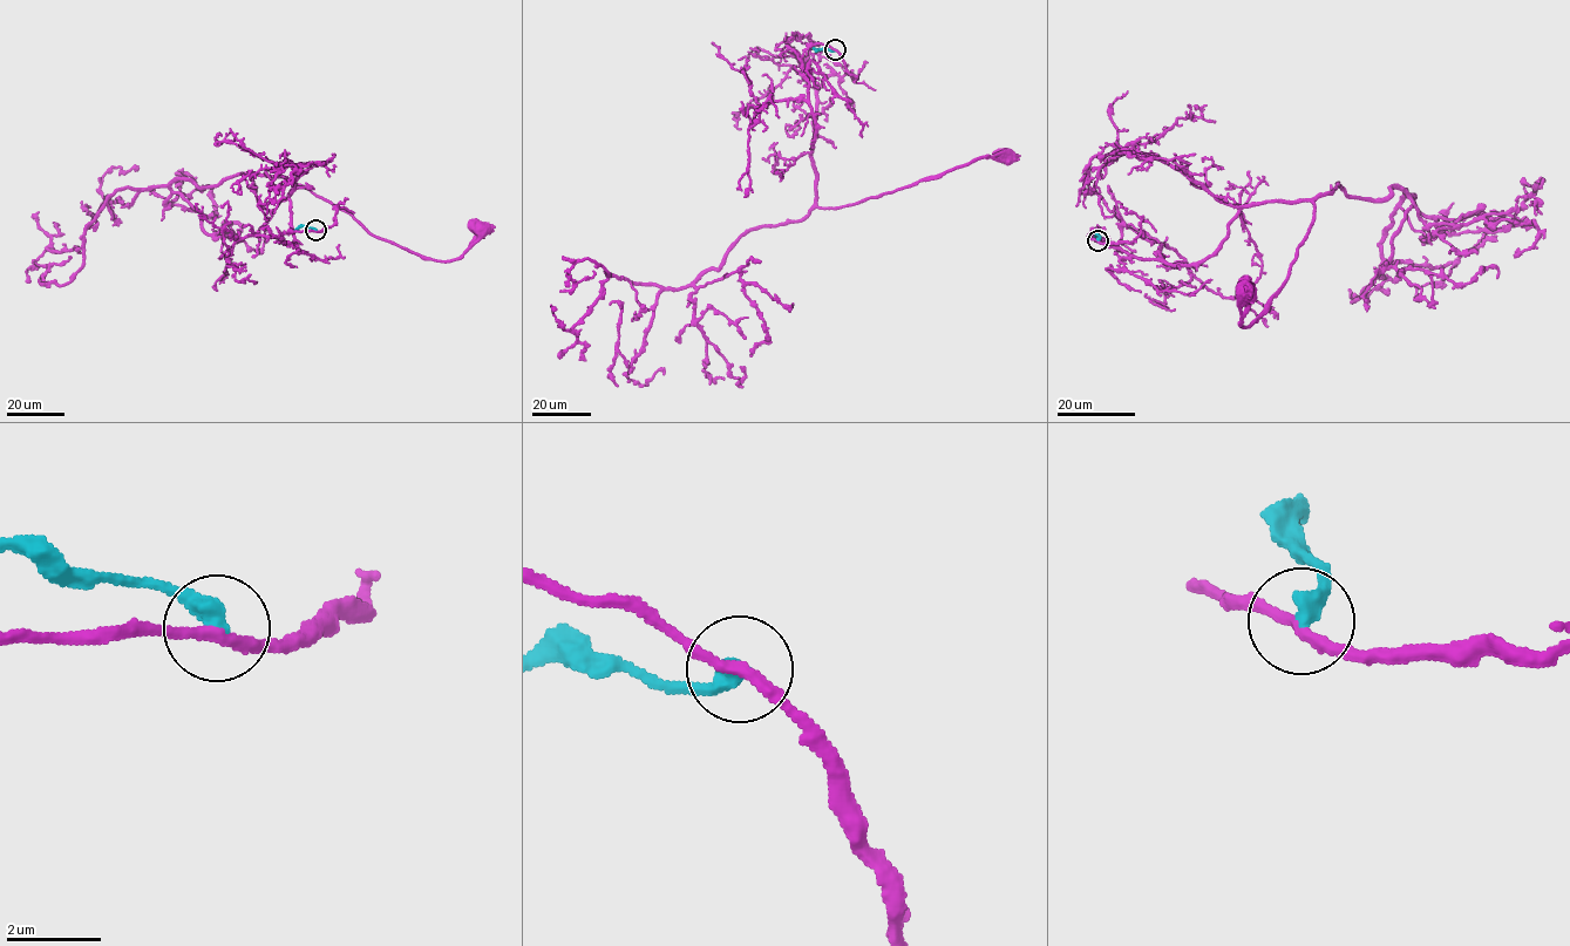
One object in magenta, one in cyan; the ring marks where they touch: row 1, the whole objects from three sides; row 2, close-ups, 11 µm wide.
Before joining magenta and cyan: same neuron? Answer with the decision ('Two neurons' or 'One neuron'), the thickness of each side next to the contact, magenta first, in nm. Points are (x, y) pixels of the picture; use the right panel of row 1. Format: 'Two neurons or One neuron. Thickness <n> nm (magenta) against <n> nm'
Two neurons. Thickness 240 nm (magenta) against 440 nm

